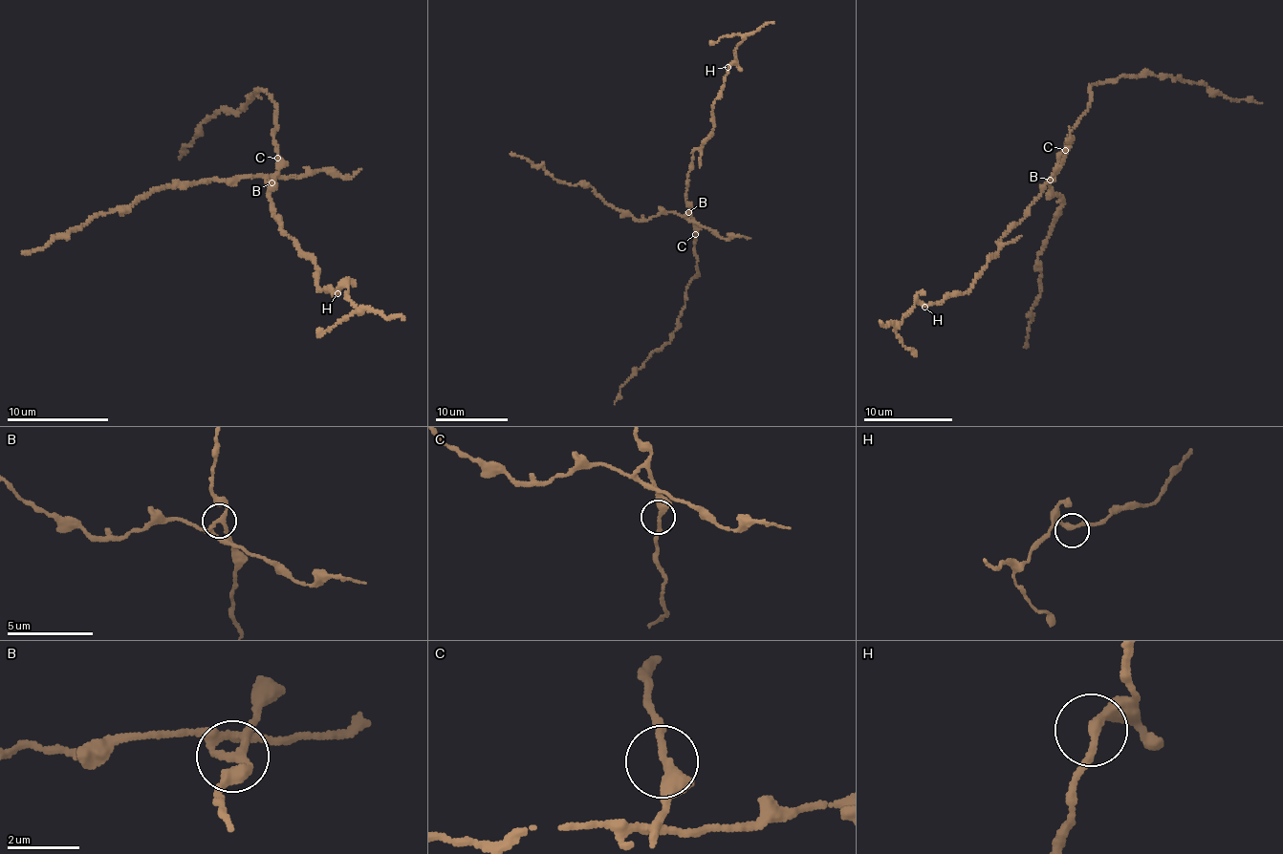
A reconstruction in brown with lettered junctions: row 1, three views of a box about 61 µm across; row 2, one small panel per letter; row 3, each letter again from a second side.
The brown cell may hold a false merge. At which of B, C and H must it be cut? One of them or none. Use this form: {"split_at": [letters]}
{"split_at": ["B"]}

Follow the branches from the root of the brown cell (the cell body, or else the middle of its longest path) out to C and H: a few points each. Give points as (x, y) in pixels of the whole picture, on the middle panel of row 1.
C: (690, 208), (695, 234)
H: (690, 208), (684, 195), (692, 153), (711, 134), (712, 106), (728, 67)

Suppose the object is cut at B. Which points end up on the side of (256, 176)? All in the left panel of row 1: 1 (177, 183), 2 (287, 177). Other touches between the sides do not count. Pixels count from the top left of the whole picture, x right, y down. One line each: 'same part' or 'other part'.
1: same part
2: same part

